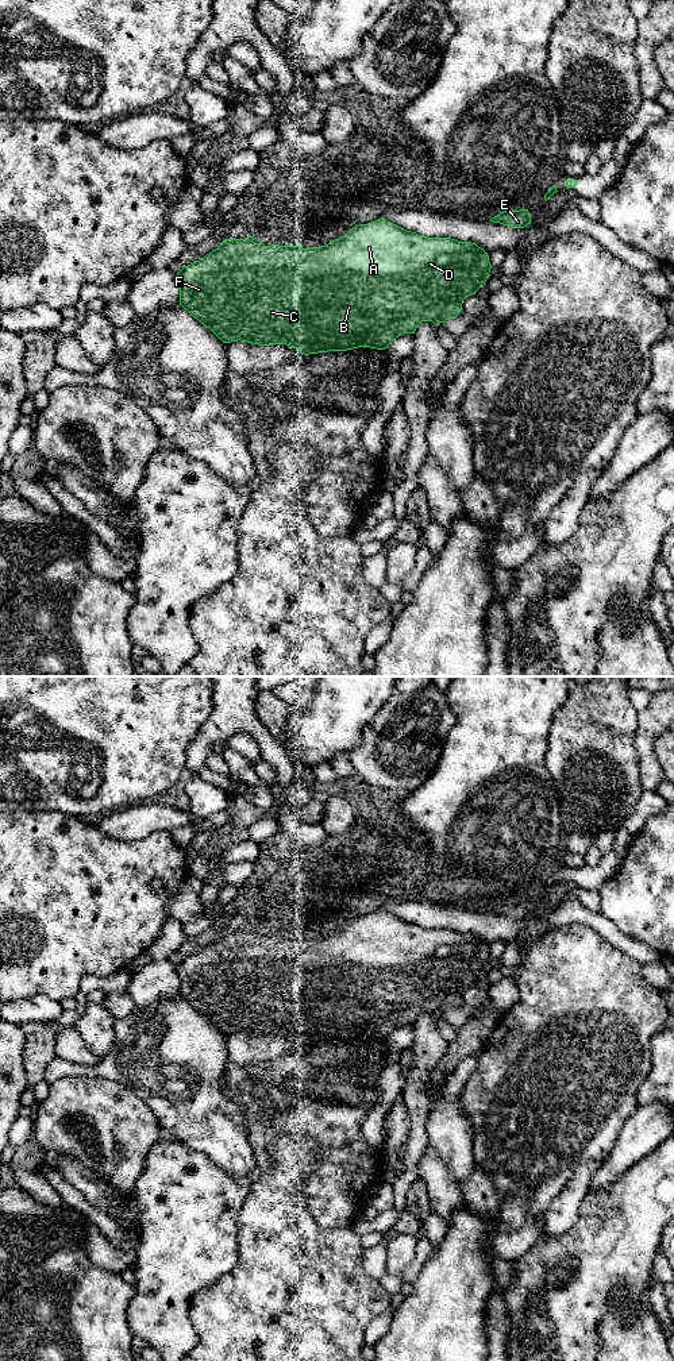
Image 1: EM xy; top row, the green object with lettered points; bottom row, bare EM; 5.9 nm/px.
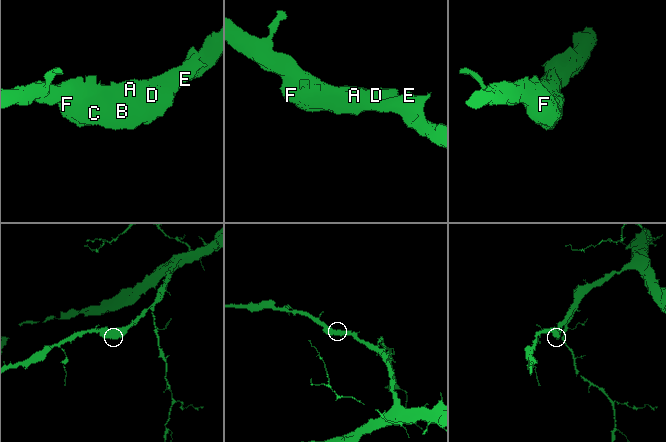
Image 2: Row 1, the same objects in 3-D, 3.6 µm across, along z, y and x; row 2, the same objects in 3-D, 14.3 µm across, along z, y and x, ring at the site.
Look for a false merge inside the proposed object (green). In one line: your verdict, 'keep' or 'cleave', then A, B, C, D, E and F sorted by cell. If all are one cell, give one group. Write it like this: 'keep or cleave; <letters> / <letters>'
keep; A B C D E F

